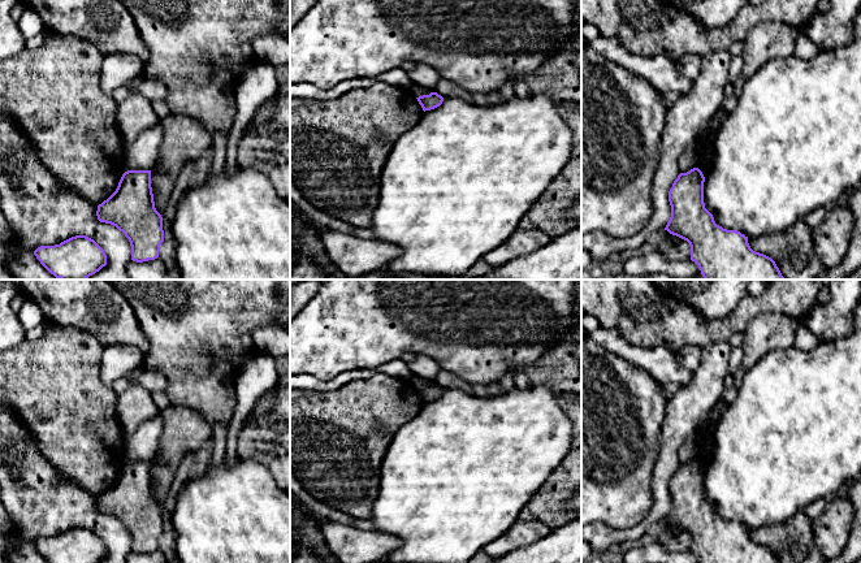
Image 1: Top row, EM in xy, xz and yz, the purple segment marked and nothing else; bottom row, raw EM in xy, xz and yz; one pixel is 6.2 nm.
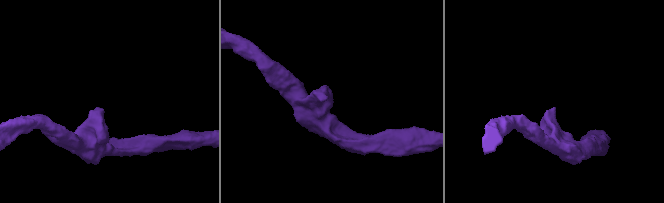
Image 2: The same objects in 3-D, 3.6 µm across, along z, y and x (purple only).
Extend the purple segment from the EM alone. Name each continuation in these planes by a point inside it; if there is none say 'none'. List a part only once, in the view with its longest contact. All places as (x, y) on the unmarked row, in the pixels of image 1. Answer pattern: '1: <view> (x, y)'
none

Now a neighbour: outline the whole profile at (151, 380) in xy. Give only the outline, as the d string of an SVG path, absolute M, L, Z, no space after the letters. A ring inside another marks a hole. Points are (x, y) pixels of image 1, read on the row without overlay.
M134 368L127 378L130 382L137 382L139 386L147 389L150 393L164 391L166 389L166 378L163 373L150 368Z

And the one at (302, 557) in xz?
M299 551L293 558L291 563L324 563L324 562L311 551Z

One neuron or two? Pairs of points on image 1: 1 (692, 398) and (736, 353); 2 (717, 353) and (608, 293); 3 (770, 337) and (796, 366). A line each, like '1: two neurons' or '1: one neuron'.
1: two neurons
2: two neurons
3: two neurons

